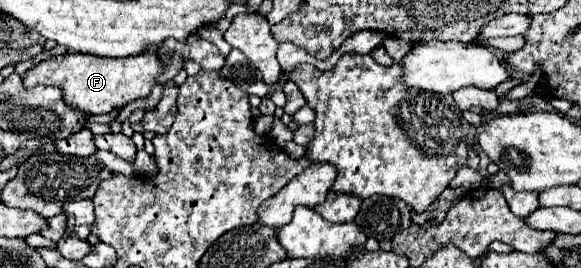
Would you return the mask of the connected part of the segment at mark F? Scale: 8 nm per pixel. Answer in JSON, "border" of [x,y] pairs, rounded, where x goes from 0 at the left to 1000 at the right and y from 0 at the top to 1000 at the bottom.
{"border":[[[263,183],[246,205],[208,213],[208,220],[184,220],[184,213],[164,213],[164,205],[143,205],[143,198],[112,198],[57,243],[40,280],[40,317],[43,325],[95,317],[108,340],[108,377],[122,407],[170,429],[170,422],[188,422],[198,399],[212,399],[232,369],[256,362],[260,332],[270,310],[294,302],[312,257],[315,257],[315,235],[298,235],[284,272],[281,250],[274,250],[274,220],[267,220]]]}

